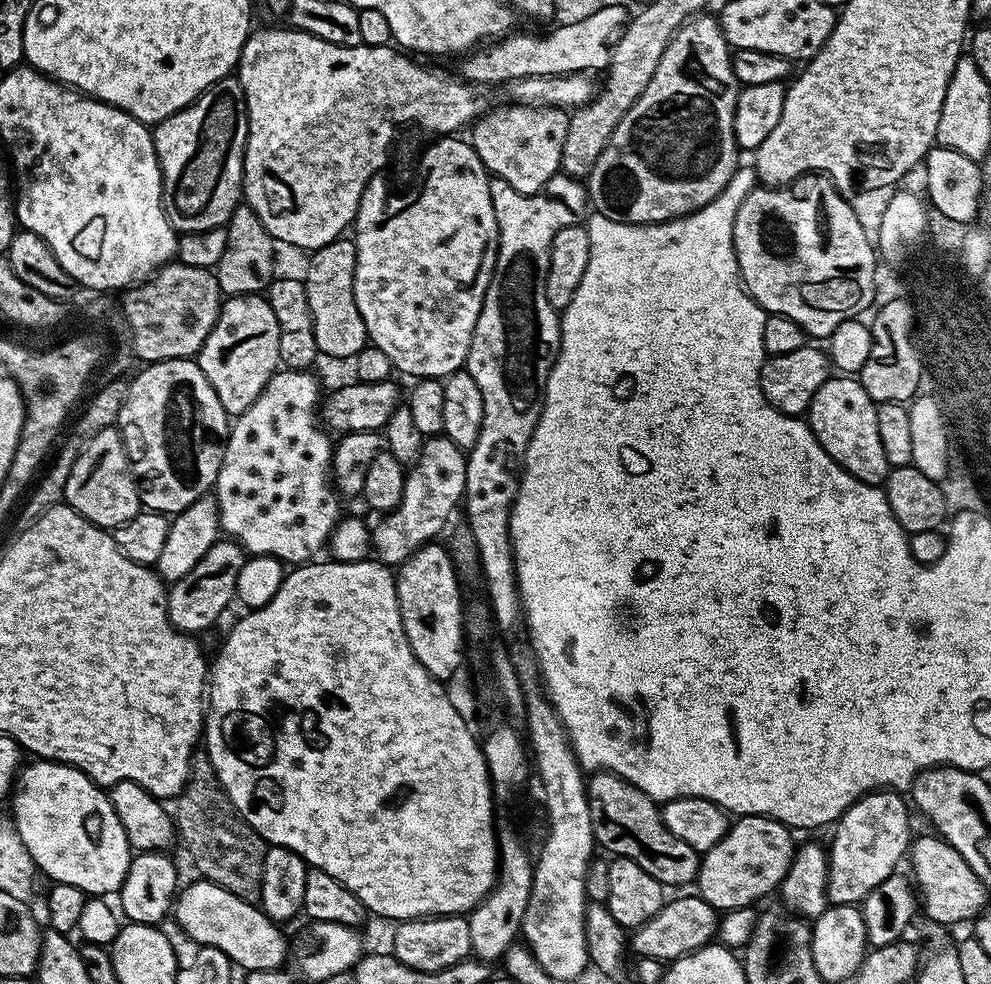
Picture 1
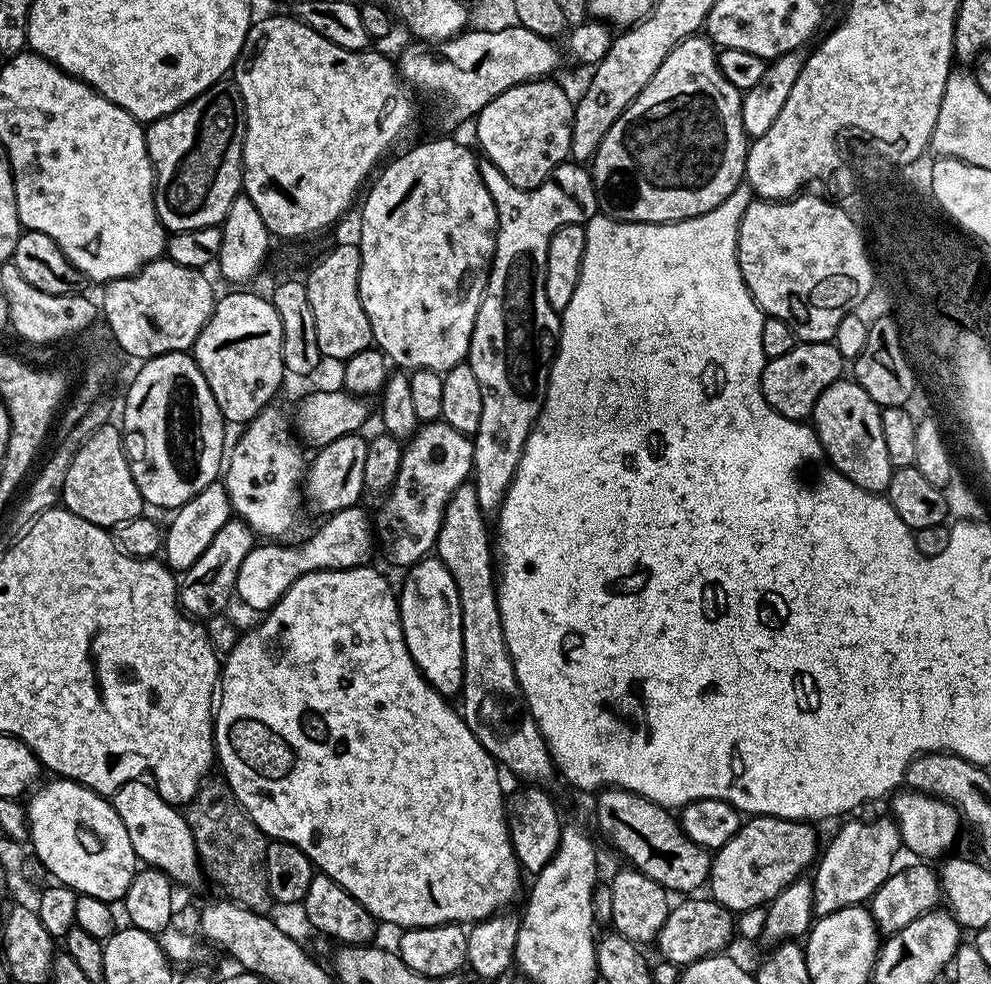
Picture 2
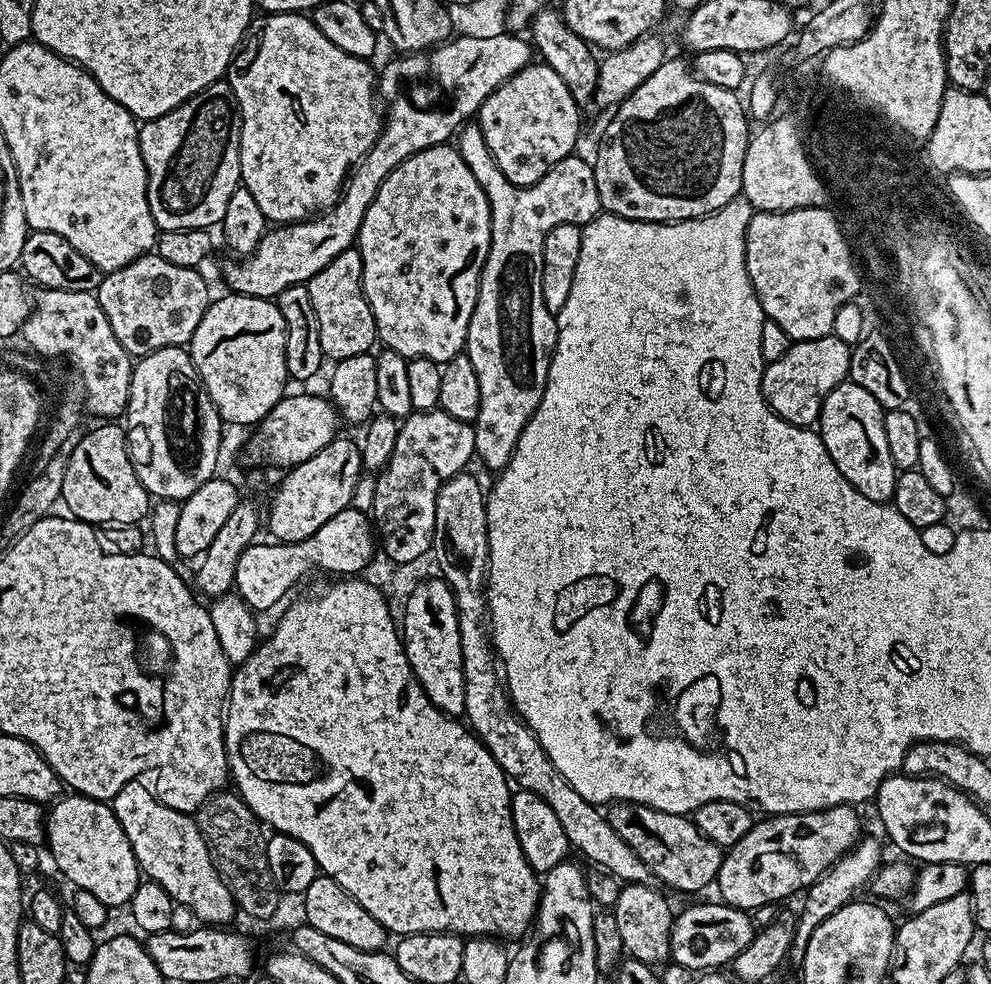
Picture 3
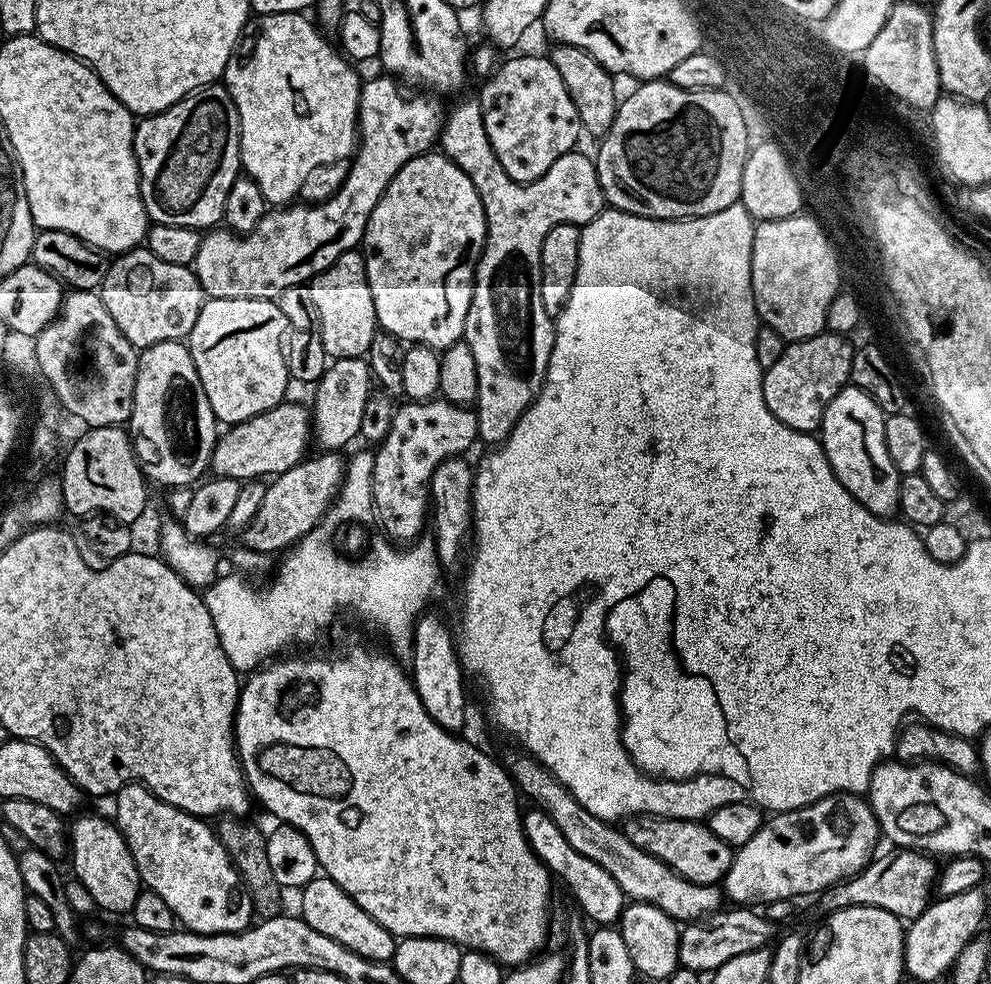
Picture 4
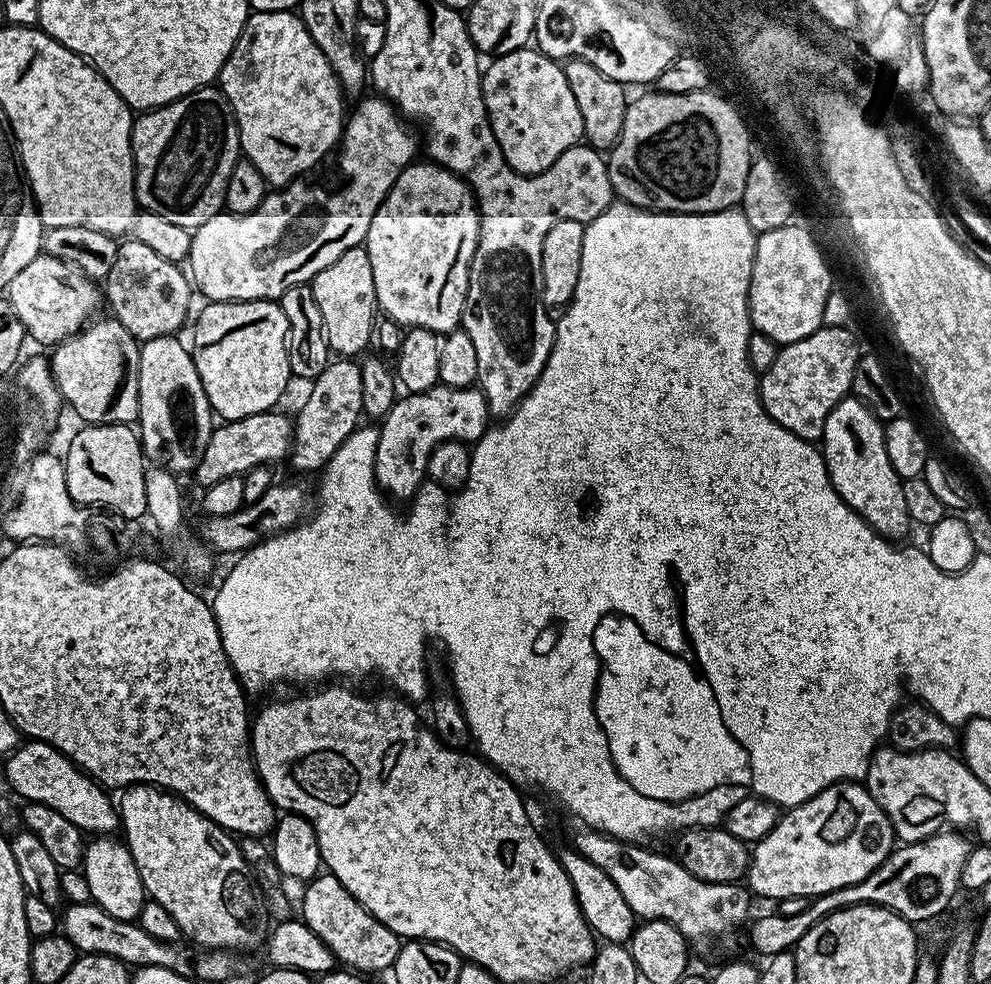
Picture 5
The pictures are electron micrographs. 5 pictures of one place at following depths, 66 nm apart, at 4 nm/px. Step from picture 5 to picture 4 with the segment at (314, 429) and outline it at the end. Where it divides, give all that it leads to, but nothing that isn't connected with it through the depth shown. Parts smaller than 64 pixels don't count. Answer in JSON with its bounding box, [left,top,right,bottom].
[310,358,374,452]

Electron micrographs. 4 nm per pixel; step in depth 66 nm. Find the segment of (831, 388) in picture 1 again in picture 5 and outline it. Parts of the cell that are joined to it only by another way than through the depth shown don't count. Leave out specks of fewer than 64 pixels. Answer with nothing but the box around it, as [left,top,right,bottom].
[822,394,910,542]

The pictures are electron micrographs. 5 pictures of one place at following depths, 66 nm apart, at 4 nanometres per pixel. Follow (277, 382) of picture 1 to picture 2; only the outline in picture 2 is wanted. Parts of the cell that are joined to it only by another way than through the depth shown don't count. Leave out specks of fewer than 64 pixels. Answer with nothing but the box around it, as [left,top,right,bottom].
[222,407,306,542]

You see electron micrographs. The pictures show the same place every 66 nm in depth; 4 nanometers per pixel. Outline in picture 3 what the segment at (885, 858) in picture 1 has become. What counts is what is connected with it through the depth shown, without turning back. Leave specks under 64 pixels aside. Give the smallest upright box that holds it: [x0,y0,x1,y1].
[788,836,882,961]

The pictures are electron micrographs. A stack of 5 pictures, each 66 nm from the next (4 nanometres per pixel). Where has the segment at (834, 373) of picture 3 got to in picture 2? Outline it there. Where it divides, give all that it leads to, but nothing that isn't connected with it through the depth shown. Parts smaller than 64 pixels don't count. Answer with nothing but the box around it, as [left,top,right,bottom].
[760,342,846,422]

